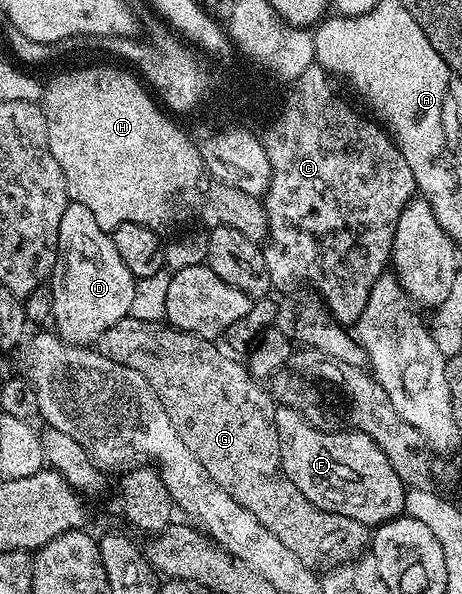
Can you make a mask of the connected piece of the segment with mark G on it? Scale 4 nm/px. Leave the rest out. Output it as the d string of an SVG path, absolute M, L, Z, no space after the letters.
M131 315L105 331L102 343L108 352L107 360L134 368L149 381L169 415L174 431L194 453L194 458L202 463L207 480L226 491L226 495L233 497L242 507L246 507L246 511L250 511L254 519L258 519L258 523L266 527L270 535L274 535L274 539L280 540L290 551L294 551L294 555L298 555L304 565L320 571L333 563L349 562L365 552L370 533L363 523L318 508L284 474L280 467L280 444L276 430L277 406L266 392L265 386L253 380L241 362L239 365L234 358L227 357L232 355L223 348L220 350L216 343L197 337L195 333L173 329L171 325L159 321L134 319Z

